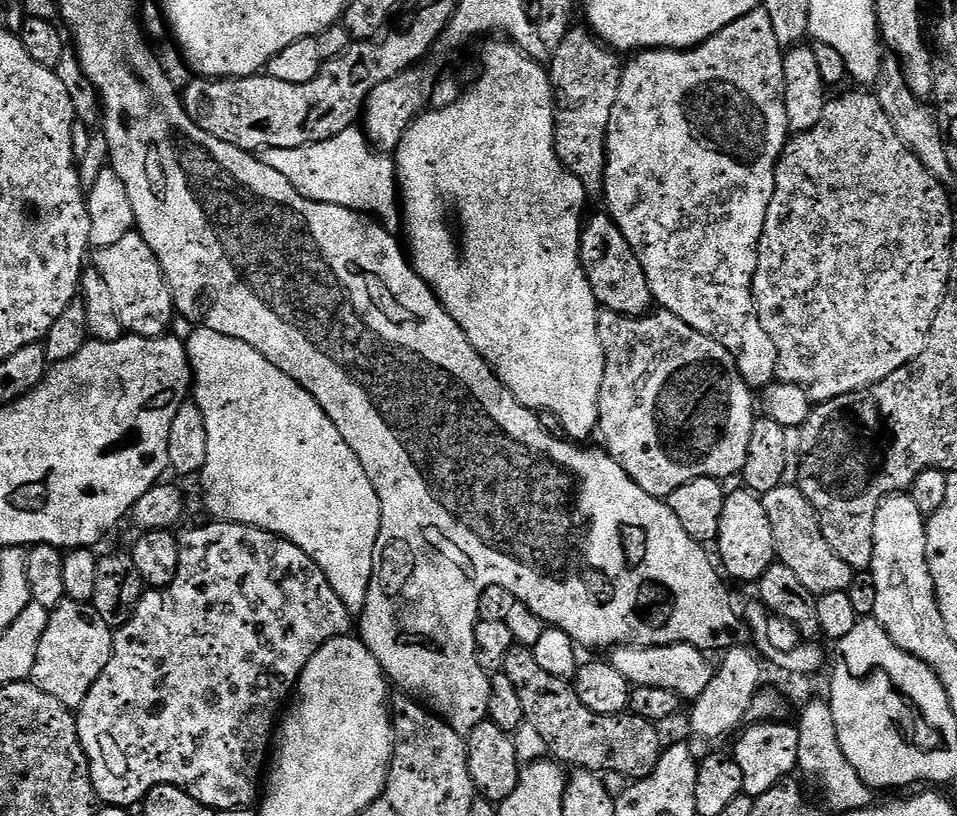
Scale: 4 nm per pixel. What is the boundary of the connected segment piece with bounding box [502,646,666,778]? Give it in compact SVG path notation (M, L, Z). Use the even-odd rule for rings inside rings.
M513 646L504 659L502 672L514 682L522 698L525 717L533 720L537 730L553 744L551 755L557 761L601 774L620 772L627 778L649 776L654 766L658 766L666 740L660 737L656 729L659 727L653 721L628 712L599 716L582 702L575 683L556 678L538 664L531 647Z

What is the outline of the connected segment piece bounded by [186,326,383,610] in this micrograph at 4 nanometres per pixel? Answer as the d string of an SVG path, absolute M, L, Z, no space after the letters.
M203 326L195 329L192 337L187 337L188 360L192 363L192 383L194 385L194 403L200 407L206 422L208 446L204 469L198 474L198 481L204 487L204 504L213 521L231 520L233 524L249 524L255 528L265 528L275 536L285 536L302 550L306 550L323 568L328 580L336 587L336 593L343 597L344 604L350 610L363 609L369 603L370 593L374 588L374 577L378 572L378 549L380 546L380 527L383 520L383 508L380 505L380 495L377 492L375 479L356 455L355 449L348 439L340 432L339 426L332 417L324 411L319 403L299 384L294 377L288 376L273 361L267 360L262 353L242 342L238 338L230 338L226 334L218 334L218 330L210 330Z

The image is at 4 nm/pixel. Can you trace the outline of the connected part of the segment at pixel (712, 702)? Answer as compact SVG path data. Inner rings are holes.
M751 647L729 648L723 656L724 661L718 664L710 686L706 686L706 690L691 705L692 728L698 735L705 736L708 740L728 736L732 731L735 733L745 723L750 706L754 702L754 694L762 687L760 680L762 660Z

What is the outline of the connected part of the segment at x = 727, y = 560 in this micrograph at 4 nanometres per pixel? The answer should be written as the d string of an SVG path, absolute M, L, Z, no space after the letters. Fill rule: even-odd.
M743 486L737 488L737 492L727 493L726 506L722 510L722 526L718 537L719 559L722 561L723 571L729 577L732 575L736 580L756 582L777 559L774 530L763 499Z

